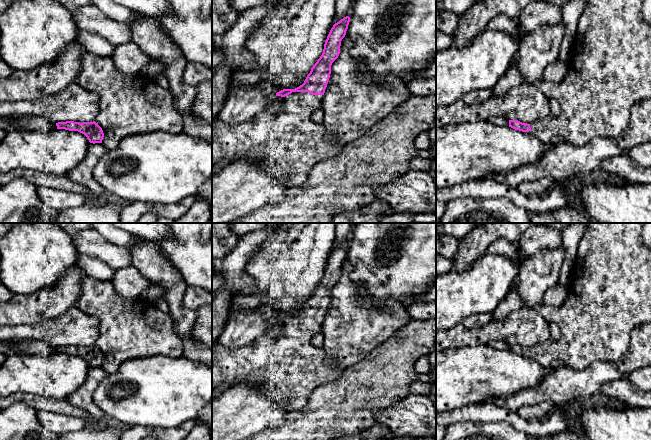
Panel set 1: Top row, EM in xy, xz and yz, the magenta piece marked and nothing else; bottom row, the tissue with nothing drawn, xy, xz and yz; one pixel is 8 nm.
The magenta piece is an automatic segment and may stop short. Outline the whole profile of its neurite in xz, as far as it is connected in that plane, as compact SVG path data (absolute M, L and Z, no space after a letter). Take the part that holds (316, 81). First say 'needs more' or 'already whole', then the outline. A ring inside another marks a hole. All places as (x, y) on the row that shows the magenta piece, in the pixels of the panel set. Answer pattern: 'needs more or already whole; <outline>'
needs more; M346 16L331 28L324 44L323 53L311 68L304 83L295 89L272 91L275 99L282 102L282 108L272 113L263 113L250 122L226 126L215 116L212 119L212 165L228 159L231 163L249 161L263 165L276 179L285 181L289 187L306 183L312 168L339 155L344 145L327 133L320 123L311 120L312 113L322 108L322 99L327 87L331 65L340 54L341 41L346 35L350 17Z

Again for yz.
needs more; M587 0L586 7L578 21L570 57L566 62L568 71L563 80L560 83L552 83L542 79L536 85L549 100L554 98L558 101L561 108L560 114L557 117L549 114L546 118L539 119L531 124L522 123L518 120L509 120L509 127L522 132L528 132L544 144L551 144L553 137L561 136L565 141L576 146L583 146L596 137L617 138L624 130L626 130L629 125L630 111L633 105L641 100L651 99L651 25L643 18L643 1L644 0Z

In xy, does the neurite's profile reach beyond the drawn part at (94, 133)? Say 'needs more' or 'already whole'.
already whole

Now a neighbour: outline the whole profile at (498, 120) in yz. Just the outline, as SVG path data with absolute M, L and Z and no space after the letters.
M502 116L491 117L488 119L488 121L498 126L509 126L509 120Z

